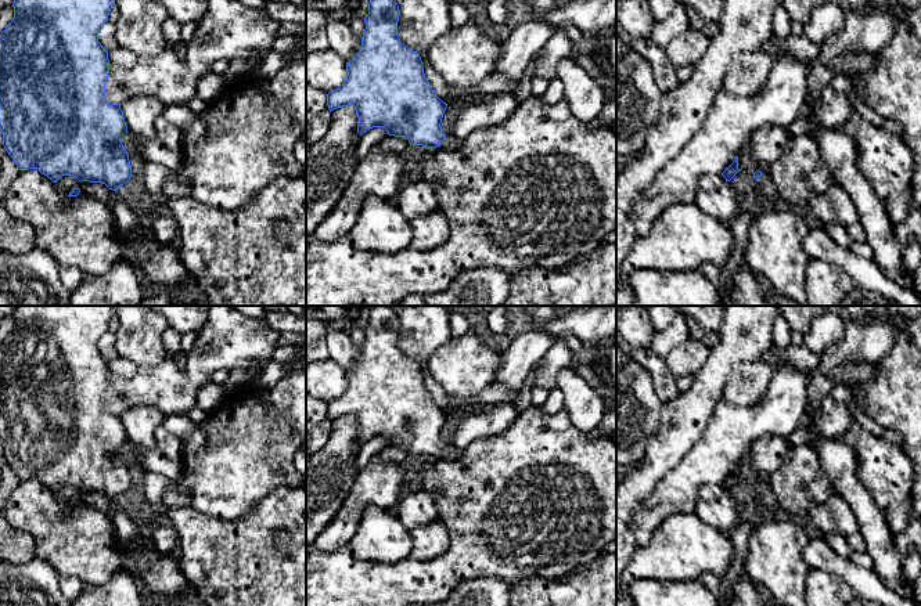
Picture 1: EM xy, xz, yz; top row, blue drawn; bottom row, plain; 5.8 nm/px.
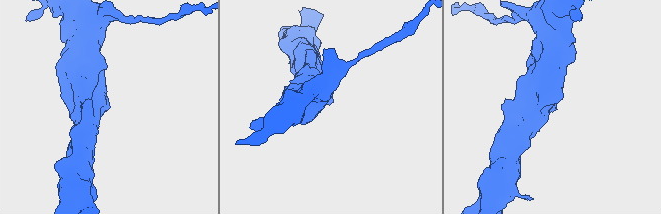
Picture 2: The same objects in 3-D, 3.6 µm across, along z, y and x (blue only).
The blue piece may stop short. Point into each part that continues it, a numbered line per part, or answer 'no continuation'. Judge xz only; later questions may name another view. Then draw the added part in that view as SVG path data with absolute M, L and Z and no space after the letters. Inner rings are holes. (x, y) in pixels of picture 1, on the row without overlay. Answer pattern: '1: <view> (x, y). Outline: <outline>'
1: xz (450, 453). Outline: M453 444L446 446L446 448L442 451L440 458L443 461L458 461L461 459L464 451L463 450L457 450Z

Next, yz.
1: yz (767, 505). Outline: M762 483L756 491L759 516L784 517L781 506L778 505L770 483Z

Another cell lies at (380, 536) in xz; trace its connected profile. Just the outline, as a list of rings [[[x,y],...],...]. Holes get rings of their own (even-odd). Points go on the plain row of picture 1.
[[[368,505],[348,547],[356,559],[396,563],[410,556],[413,540],[397,515]]]

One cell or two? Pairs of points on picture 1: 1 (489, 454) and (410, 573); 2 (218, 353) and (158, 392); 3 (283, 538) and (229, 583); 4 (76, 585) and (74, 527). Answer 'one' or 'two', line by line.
1: one
2: one
3: two
4: two

